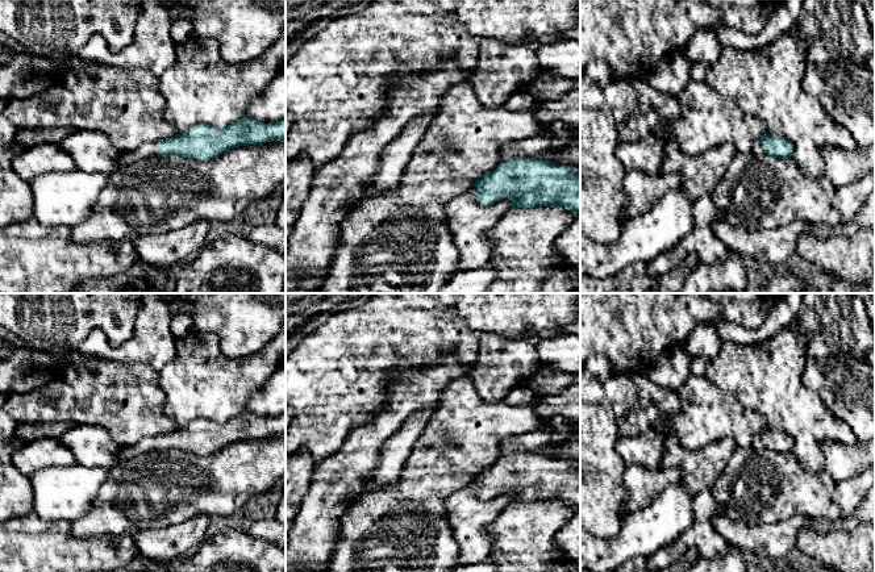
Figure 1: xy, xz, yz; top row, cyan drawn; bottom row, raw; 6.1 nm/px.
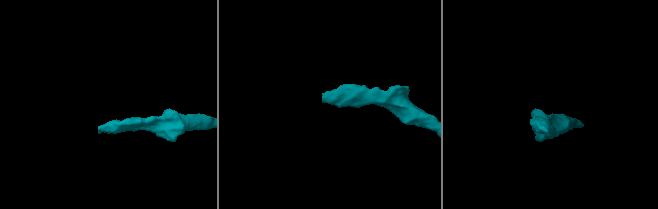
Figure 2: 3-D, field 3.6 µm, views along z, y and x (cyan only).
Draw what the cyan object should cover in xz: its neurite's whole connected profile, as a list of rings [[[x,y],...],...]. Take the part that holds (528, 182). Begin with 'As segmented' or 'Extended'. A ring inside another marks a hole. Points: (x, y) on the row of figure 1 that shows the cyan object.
As segmented. [[[518,158],[475,180],[476,201],[493,205],[509,199],[512,208],[559,206],[580,213],[580,172],[538,158]]]

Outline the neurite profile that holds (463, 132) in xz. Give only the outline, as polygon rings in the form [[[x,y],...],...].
[[[468,82],[450,87],[437,105],[437,114],[405,168],[395,191],[370,199],[351,199],[339,221],[338,243],[328,274],[317,293],[439,293],[458,271],[459,250],[446,224],[446,205],[475,180],[501,162],[500,150],[512,142],[530,138],[542,130],[536,117],[538,104],[509,110],[483,105]]]

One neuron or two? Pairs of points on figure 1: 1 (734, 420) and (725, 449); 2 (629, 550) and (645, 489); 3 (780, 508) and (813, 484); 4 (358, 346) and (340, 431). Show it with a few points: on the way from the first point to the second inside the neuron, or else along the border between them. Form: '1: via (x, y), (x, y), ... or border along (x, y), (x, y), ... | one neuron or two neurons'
1: border along (738, 446), (733, 439), (721, 438), (700, 449) | two neurons
2: border along (663, 488), (642, 508), (625, 512) | two neurons
3: via (788, 500), (796, 492), (805, 492) | one neuron
4: via (349, 367), (342, 374), (340, 410) | one neuron

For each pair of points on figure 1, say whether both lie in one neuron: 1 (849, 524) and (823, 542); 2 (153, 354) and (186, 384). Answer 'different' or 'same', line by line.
1: different
2: different

